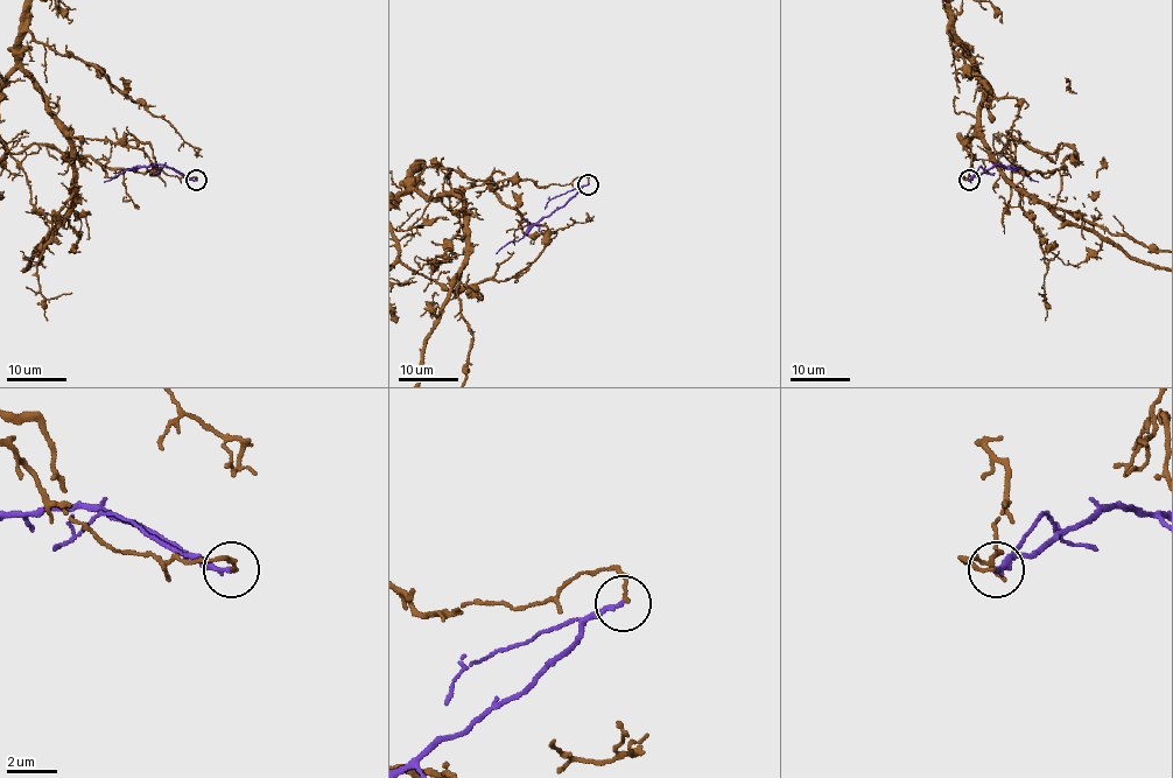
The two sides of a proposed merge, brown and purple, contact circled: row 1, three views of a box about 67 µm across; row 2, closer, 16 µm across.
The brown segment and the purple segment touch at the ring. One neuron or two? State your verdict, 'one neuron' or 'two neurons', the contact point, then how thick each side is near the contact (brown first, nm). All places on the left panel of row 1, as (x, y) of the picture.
two neurons; place (196, 180); calibres 130 and 190 nm

